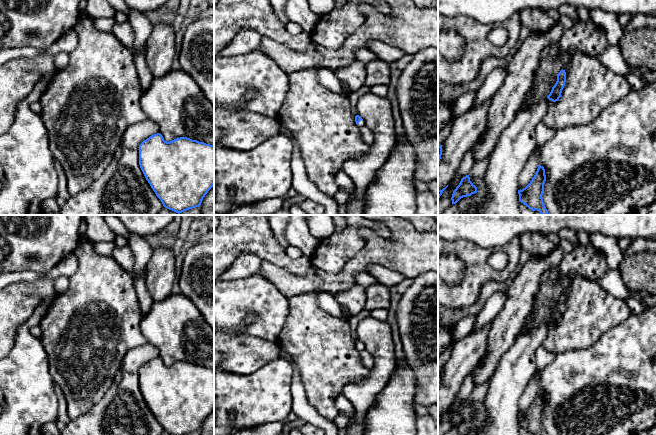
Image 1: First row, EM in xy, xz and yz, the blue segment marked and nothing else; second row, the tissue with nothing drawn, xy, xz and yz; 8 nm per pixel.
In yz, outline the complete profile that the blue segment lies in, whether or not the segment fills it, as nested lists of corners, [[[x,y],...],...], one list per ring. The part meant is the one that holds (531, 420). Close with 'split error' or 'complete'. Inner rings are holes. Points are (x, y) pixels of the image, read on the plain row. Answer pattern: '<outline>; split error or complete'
[[[539,388],[530,407],[522,414],[518,414],[519,425],[532,435],[547,435],[542,422],[545,405],[545,393]]]; complete

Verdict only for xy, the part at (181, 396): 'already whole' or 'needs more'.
already whole

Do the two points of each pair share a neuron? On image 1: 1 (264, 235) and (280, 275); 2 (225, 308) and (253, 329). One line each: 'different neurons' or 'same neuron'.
1: different neurons
2: same neuron

